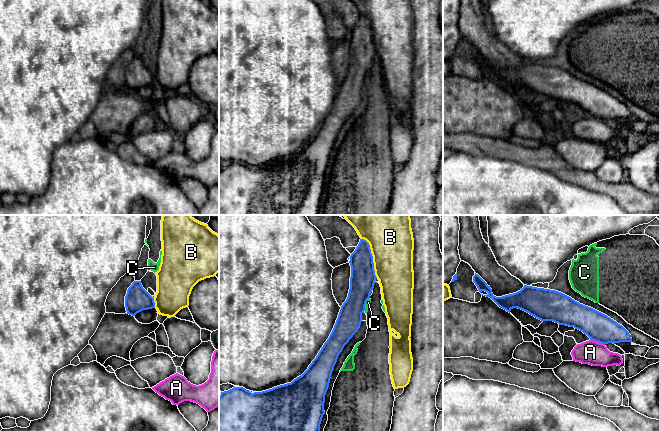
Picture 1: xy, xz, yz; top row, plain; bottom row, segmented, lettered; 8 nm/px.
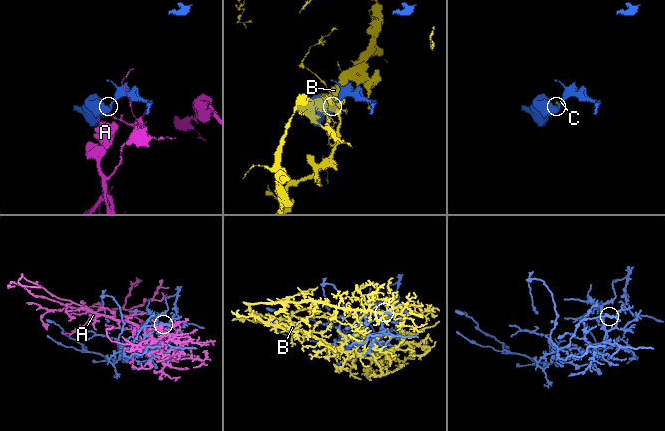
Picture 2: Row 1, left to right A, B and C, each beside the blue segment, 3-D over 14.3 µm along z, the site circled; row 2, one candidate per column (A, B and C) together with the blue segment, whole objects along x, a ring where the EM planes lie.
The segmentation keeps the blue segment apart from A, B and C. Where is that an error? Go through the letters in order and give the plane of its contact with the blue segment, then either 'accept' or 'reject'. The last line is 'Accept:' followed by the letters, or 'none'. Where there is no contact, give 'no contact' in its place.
A: meets blue in yz; reject
B: meets blue in xz; reject
C: meets blue in xz; reject
Accept: none

